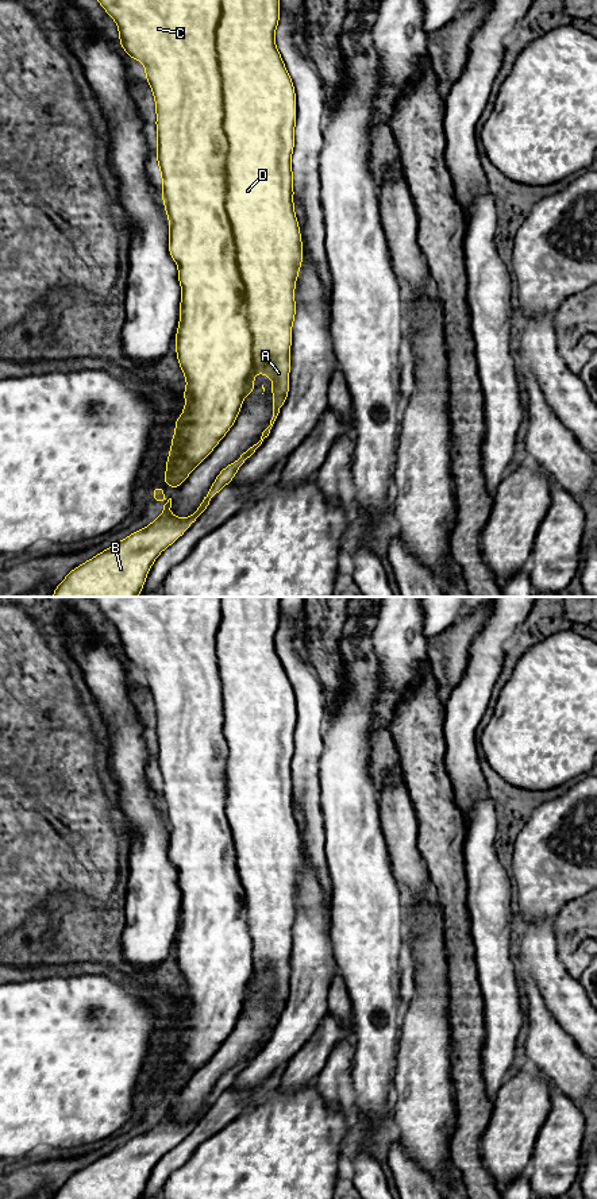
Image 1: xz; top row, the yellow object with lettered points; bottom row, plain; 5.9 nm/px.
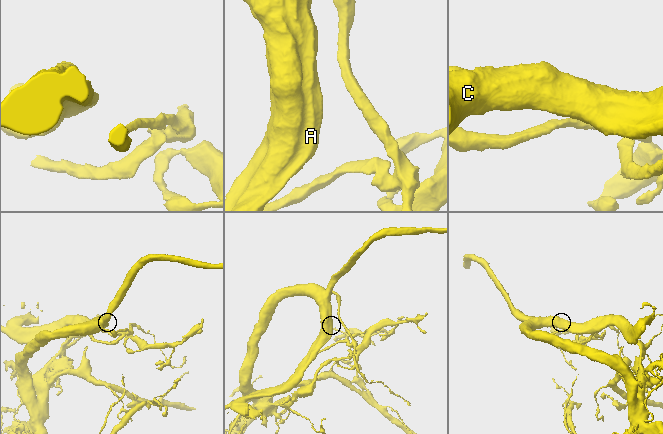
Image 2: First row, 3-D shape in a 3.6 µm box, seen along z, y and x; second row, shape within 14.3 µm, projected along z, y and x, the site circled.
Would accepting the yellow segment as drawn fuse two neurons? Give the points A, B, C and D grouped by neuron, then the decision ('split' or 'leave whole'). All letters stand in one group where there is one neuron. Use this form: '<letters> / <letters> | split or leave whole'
A B D / C | split

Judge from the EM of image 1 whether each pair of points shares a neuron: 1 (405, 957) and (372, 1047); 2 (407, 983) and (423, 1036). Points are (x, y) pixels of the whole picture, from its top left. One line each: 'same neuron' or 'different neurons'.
1: different neurons
2: different neurons

